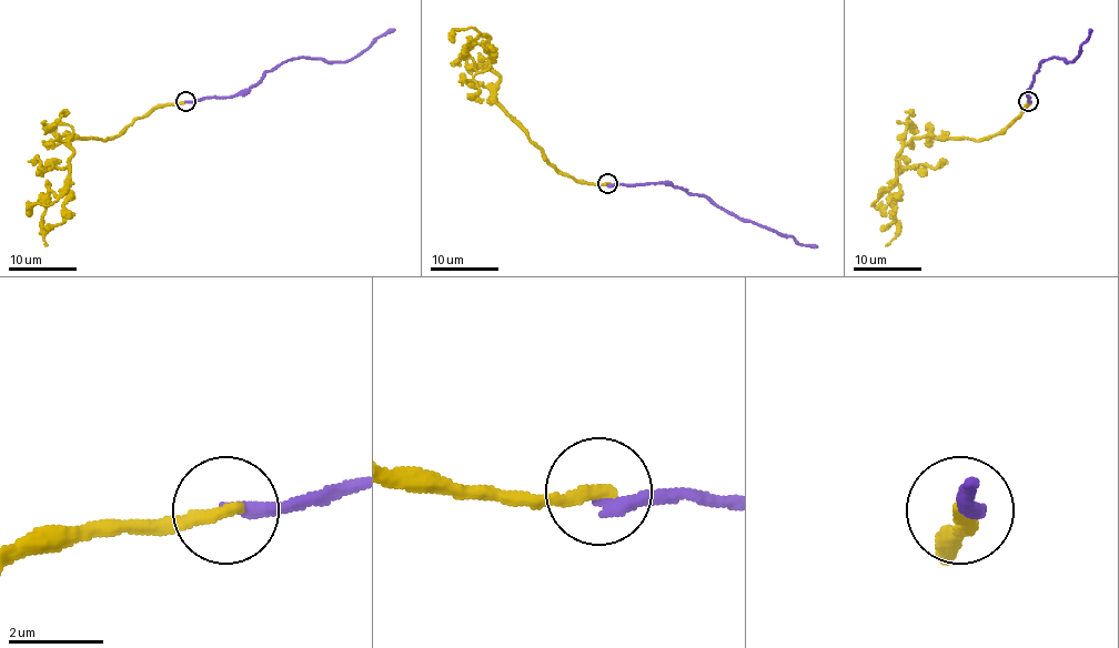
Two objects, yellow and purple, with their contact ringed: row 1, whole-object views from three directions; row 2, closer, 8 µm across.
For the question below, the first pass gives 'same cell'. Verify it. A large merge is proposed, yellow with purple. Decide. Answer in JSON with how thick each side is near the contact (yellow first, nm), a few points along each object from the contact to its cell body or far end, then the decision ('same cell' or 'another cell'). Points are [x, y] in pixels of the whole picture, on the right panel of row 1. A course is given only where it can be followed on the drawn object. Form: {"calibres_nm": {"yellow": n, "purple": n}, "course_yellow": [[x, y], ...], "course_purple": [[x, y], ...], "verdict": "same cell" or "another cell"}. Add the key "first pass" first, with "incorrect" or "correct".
{"first pass": "incorrect", "calibres_nm": {"yellow": 300, "purple": 300}, "course_yellow": [[1028, 102], [979, 139], [919, 138], [903, 148], [880, 192], [896, 222], [886, 246]], "course_purple": [[1028, 102], [1034, 77], [1045, 60], [1072, 61], [1091, 29]], "verdict": "another cell"}

